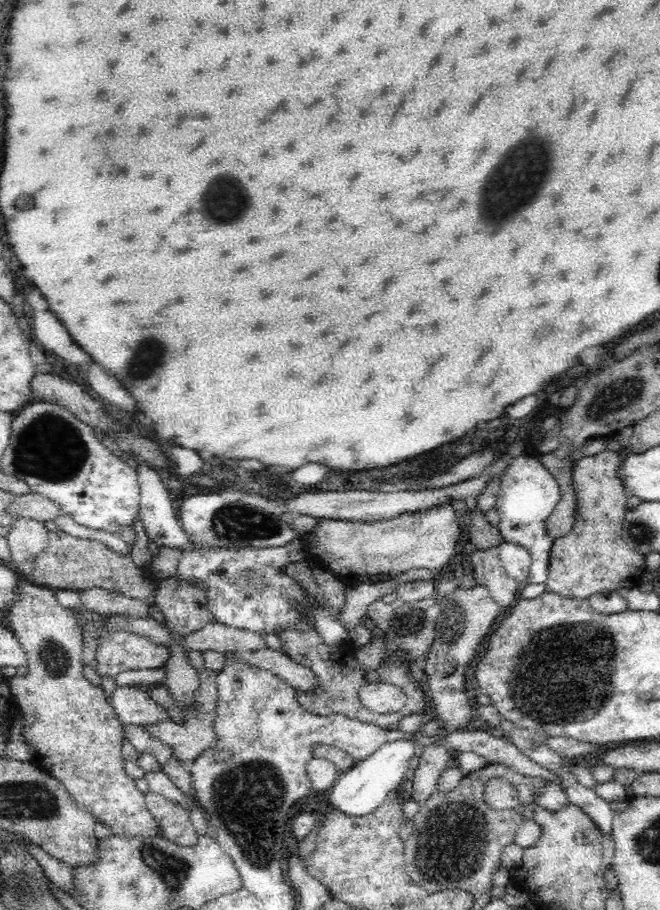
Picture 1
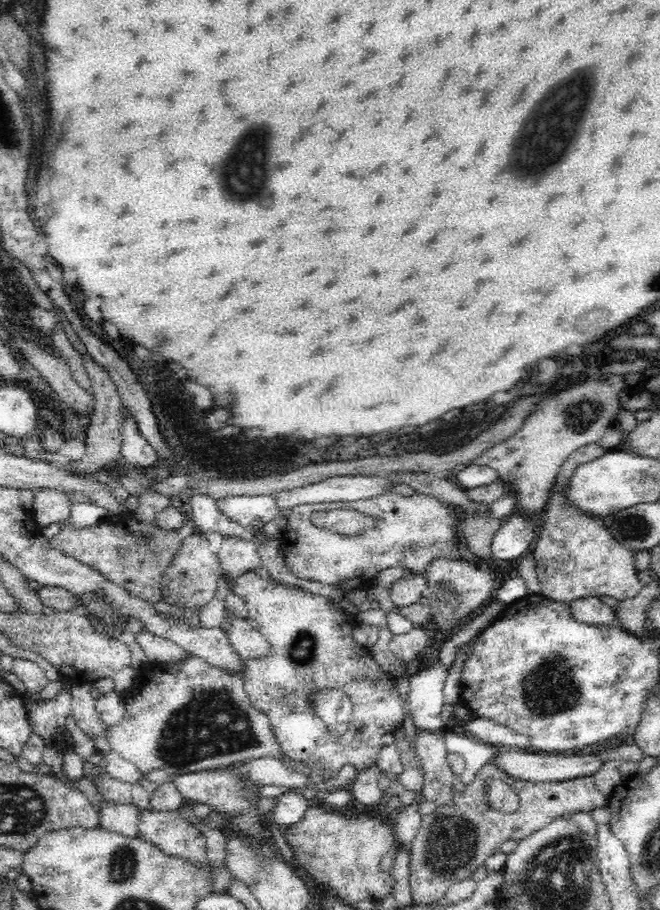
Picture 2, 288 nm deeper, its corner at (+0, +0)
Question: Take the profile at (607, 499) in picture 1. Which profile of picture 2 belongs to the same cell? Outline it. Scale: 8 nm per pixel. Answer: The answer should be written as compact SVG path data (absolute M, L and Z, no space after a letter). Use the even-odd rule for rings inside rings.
M588 444L580 450L576 450L560 468L556 486L552 492L552 498L548 502L546 518L542 522L540 538L534 544L534 558L536 558L536 574L538 582L542 586L542 596L570 604L580 598L602 598L612 596L618 602L636 598L640 590L644 588L638 582L638 570L634 564L632 550L624 548L620 542L616 542L610 536L610 528L604 526L604 520L590 518L578 512L574 506L570 508L566 504L566 486L578 466L584 466L588 462L594 462L606 454L606 448L598 444Z

